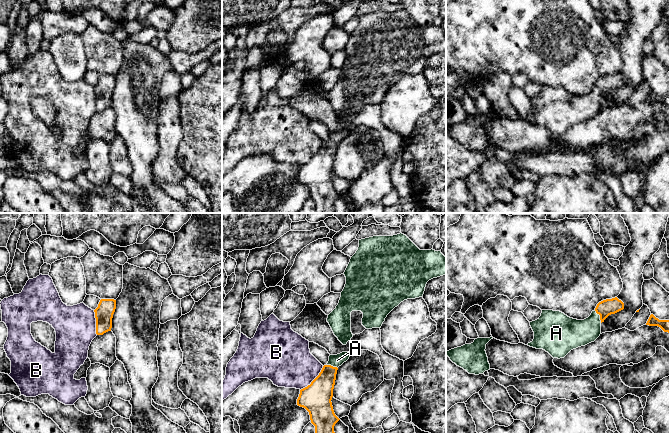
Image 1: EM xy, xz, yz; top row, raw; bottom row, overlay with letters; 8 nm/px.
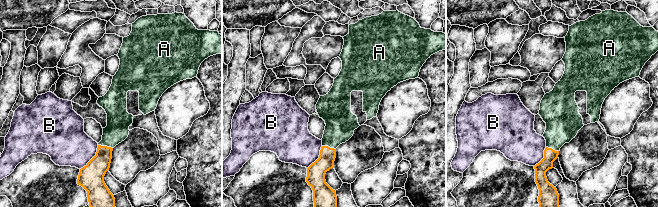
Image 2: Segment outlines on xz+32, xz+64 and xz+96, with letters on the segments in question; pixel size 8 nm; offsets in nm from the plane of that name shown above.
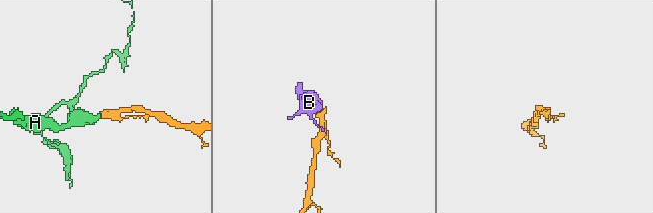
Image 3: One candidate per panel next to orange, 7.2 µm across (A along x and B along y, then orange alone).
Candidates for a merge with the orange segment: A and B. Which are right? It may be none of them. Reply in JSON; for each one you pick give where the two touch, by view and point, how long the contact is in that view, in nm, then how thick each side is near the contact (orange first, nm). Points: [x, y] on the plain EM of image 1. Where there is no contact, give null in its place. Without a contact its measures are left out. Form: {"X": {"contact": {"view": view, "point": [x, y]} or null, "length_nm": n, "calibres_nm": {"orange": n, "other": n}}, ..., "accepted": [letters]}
{"A": {"contact": {"view": "yz", "point": [600, 92]}, "length_nm": 120, "calibres_nm": {"orange": 130, "other": 220}}, "accepted": ["A"]}

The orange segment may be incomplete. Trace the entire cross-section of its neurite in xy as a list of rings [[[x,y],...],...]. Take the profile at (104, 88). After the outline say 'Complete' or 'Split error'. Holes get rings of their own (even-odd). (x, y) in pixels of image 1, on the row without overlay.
[[[101,75],[98,83],[94,86],[96,94],[96,110],[103,111],[111,107],[112,94],[116,85],[116,76]]]. Complete

